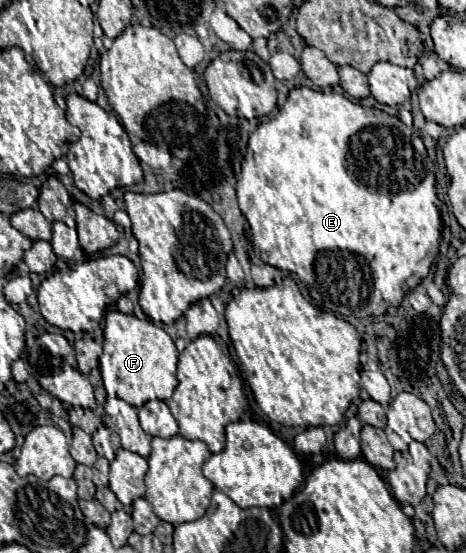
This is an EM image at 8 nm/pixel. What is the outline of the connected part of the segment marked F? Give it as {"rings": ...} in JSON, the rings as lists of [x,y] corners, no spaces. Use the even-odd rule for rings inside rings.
{"rings":[[[110,310],[104,326],[104,354],[100,356],[100,372],[108,396],[116,396],[134,408],[148,400],[168,400],[176,390],[178,350],[174,340],[158,326],[136,316]]]}

